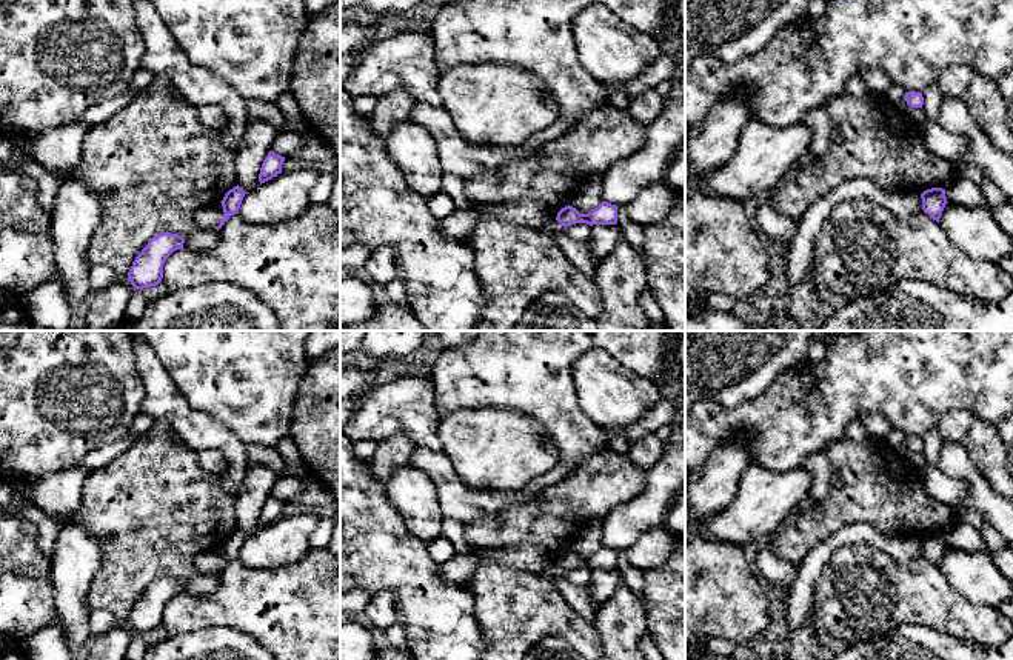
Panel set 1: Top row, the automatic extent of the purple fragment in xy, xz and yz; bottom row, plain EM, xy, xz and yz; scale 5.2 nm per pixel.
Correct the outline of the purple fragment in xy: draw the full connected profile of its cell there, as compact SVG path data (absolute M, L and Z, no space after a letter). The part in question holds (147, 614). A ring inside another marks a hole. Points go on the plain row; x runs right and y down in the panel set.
M163 577L152 582L132 606L128 625L134 634L155 631L163 623L163 609L177 594L183 594L185 583L179 578Z

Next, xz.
M602 546L597 552L594 552L588 558L580 558L573 551L565 551L557 557L556 565L567 571L576 569L576 568L587 568L590 571L593 569L616 569L617 568L617 551Z

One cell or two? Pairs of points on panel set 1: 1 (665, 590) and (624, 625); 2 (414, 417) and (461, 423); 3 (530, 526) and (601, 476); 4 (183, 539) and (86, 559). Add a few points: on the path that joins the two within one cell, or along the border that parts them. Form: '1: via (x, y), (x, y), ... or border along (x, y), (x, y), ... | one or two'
1: border along (641, 596), (645, 605), (648, 633) | two
2: border along (442, 417), (437, 426), (441, 448) | two
3: via (547, 522), (584, 493) | one
4: border along (83, 523), (100, 553), (90, 590) | two

